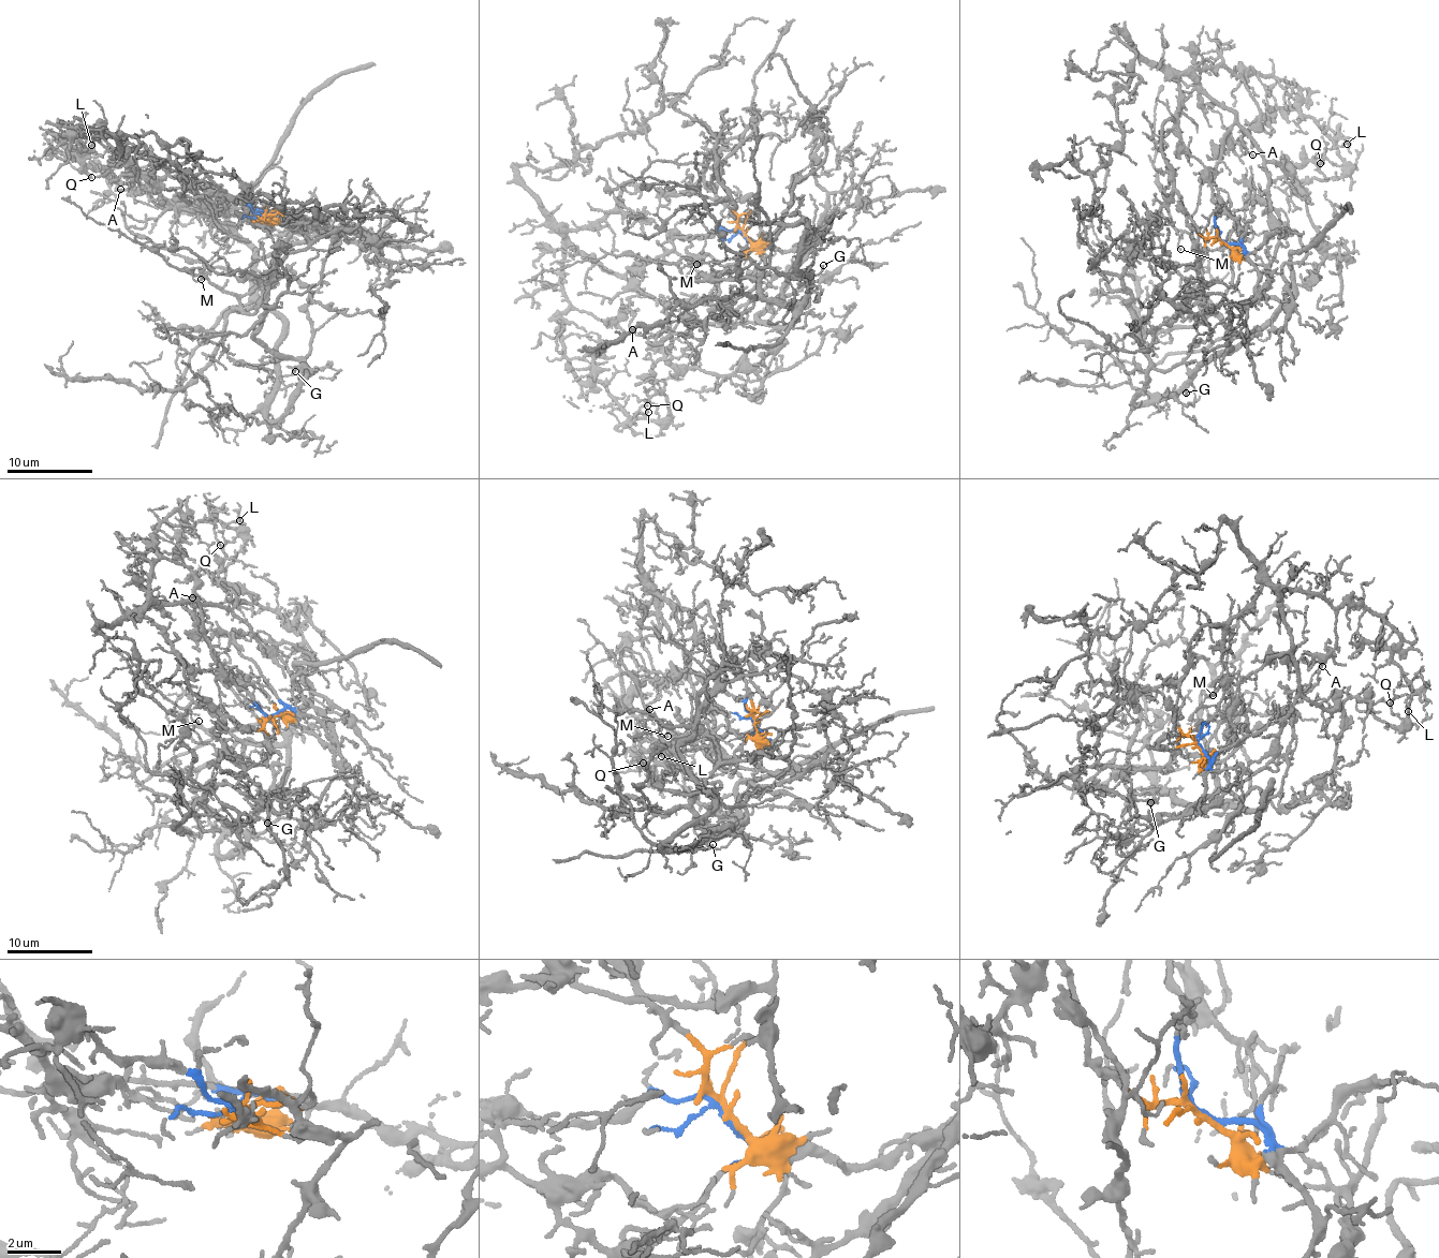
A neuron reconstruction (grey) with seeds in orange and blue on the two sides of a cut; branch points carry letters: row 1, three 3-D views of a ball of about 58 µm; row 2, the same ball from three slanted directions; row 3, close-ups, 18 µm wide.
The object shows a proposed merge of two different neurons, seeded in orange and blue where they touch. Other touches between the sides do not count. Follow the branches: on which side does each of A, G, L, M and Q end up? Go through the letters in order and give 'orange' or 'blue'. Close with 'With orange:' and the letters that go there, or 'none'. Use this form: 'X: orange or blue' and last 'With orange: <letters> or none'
A: orange
G: blue
L: orange
M: blue
Q: orange
With orange: A, L, Q

